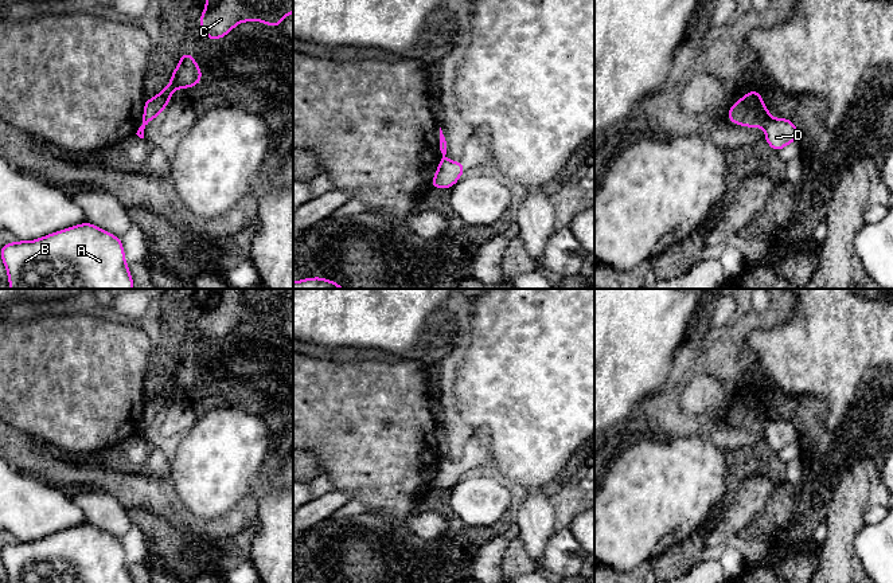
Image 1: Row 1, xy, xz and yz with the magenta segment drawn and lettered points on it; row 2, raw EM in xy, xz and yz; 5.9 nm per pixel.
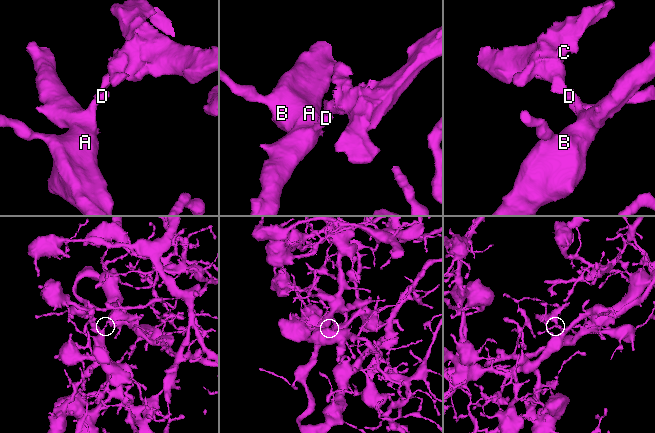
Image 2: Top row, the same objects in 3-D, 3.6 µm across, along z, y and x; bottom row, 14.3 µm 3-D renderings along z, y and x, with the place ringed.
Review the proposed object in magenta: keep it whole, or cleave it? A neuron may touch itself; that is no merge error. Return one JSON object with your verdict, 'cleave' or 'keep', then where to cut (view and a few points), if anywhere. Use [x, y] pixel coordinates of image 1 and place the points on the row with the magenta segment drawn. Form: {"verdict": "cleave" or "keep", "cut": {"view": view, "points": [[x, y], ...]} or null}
{"verdict": "cleave", "cut": {"view": "yz", "points": [[771, 118], [763, 125]]}}

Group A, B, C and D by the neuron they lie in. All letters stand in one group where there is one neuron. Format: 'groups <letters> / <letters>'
groups A B D / C

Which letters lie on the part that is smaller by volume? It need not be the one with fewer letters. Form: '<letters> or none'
C

